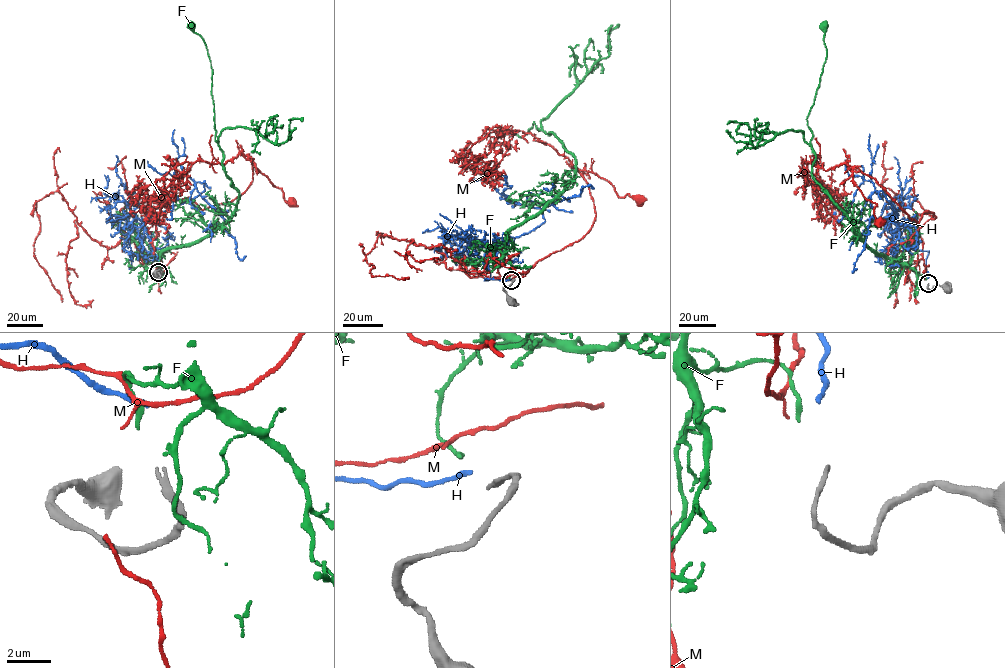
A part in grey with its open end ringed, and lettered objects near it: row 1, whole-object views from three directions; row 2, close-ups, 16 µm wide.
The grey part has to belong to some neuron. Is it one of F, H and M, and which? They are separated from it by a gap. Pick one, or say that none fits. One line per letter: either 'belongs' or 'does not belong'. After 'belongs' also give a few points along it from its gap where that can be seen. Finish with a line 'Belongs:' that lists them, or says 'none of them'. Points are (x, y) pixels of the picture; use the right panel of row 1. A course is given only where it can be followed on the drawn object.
F: does not belong
H: belongs; it runs (927, 278), (929, 251), (900, 239), (898, 214), (880, 191), (872, 194), (874, 213), (856, 268)
M: does not belong
Belongs: H

